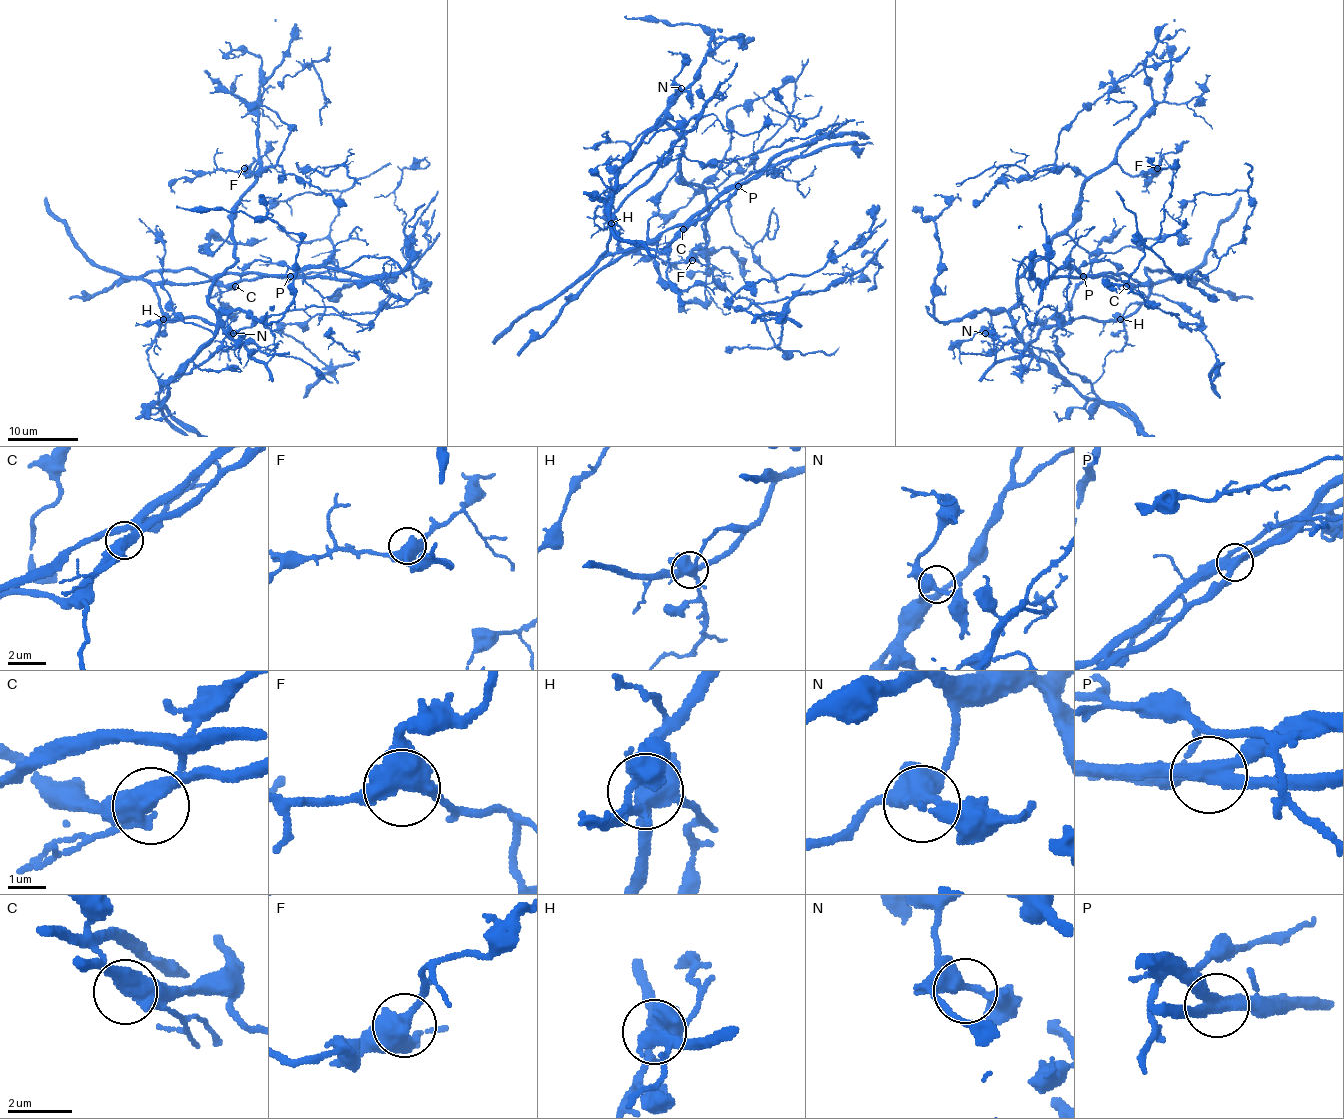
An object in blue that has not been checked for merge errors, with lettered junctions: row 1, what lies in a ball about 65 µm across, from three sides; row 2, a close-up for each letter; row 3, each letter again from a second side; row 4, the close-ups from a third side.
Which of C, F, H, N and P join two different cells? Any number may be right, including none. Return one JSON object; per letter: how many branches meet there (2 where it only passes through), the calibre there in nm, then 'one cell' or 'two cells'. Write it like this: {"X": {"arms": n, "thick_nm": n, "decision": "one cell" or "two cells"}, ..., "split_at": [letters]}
{"C": {"arms": 2, "thick_nm": 500, "decision": "two cells"}, "F": {"arms": 3, "thick_nm": 480, "decision": "one cell"}, "H": {"arms": 8, "thick_nm": 550, "decision": "two cells"}, "N": {"arms": 4, "thick_nm": 340, "decision": "one cell"}, "P": {"arms": 4, "thick_nm": 360, "decision": "two cells"}, "split_at": ["C", "H", "P"]}

